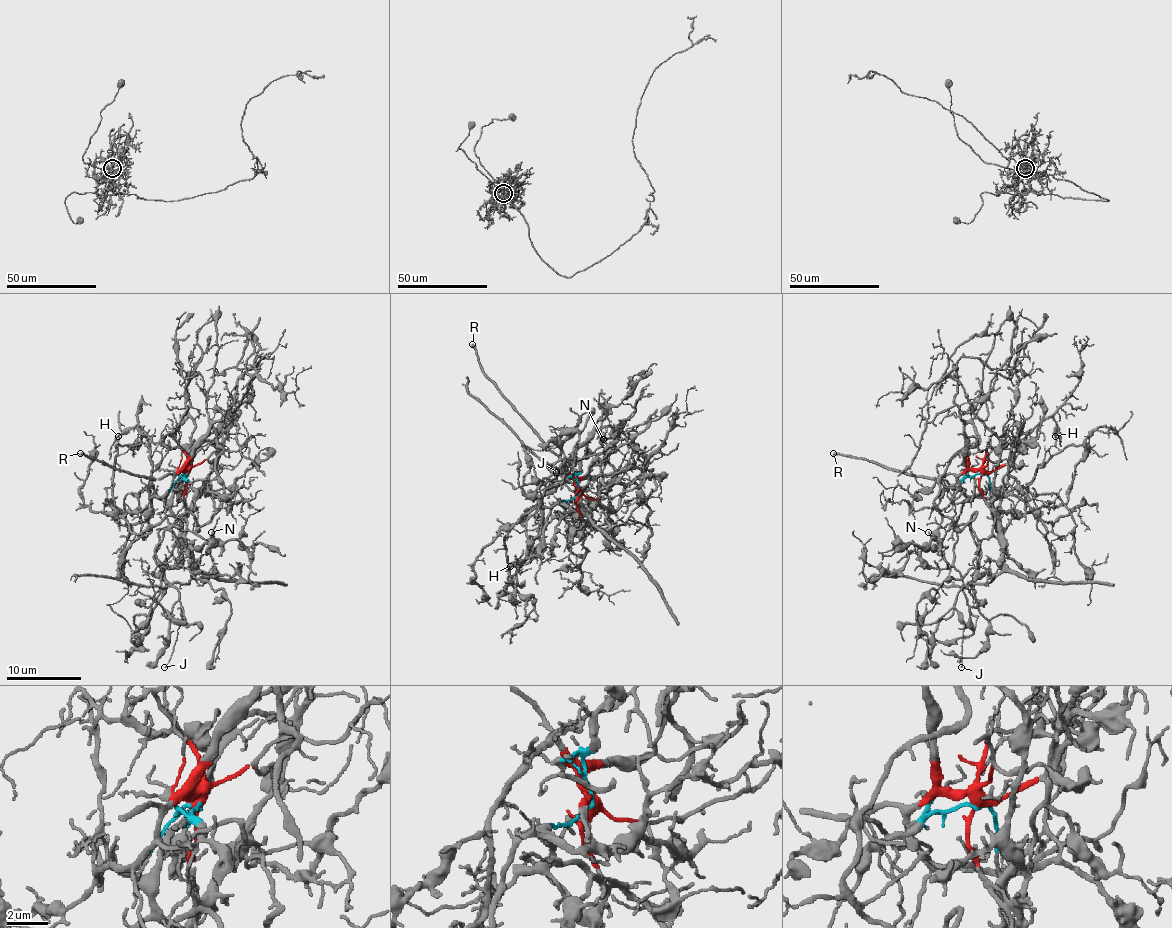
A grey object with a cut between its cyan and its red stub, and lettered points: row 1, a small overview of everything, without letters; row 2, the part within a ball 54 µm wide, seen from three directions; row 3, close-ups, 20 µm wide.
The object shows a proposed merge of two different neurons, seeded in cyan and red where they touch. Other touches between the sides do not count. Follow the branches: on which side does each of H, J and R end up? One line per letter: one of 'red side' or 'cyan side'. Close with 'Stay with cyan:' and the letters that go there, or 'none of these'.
H: cyan side
J: red side
R: red side
Stay with cyan: H

